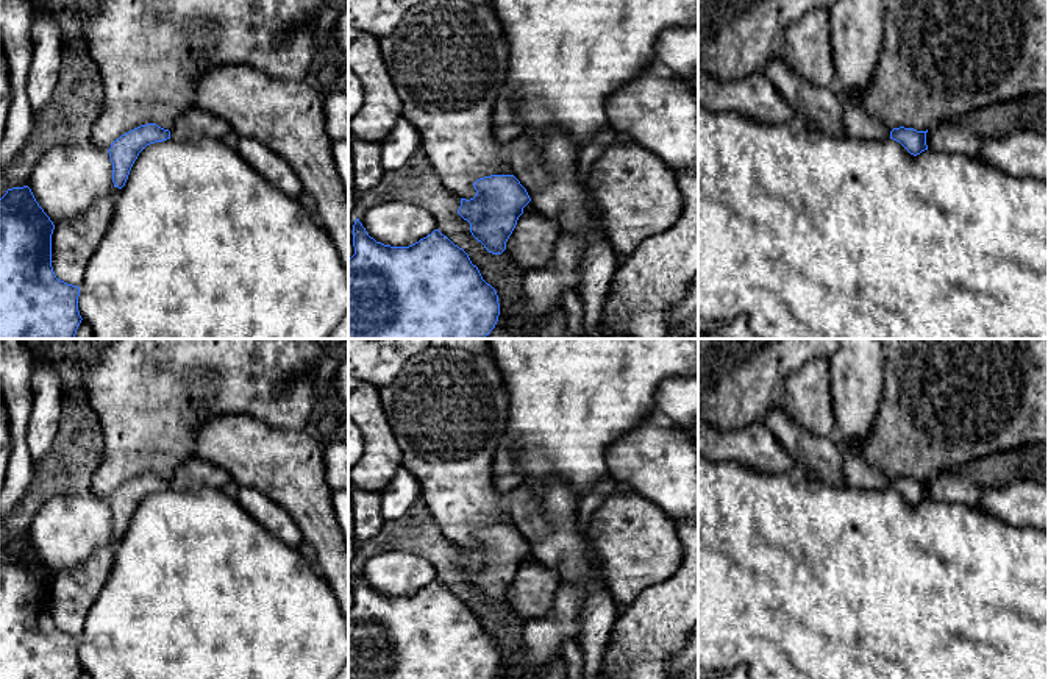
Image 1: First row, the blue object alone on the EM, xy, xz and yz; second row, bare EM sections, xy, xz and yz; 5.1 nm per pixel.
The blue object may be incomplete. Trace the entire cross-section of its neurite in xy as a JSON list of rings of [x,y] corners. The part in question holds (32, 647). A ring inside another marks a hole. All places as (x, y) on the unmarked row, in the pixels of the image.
[[[28,535],[8,539],[0,548],[0,679],[78,679],[80,637],[56,627],[52,617],[55,574]]]

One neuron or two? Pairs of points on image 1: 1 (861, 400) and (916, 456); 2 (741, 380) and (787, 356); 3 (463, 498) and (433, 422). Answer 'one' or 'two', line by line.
1: two
2: one
3: one

